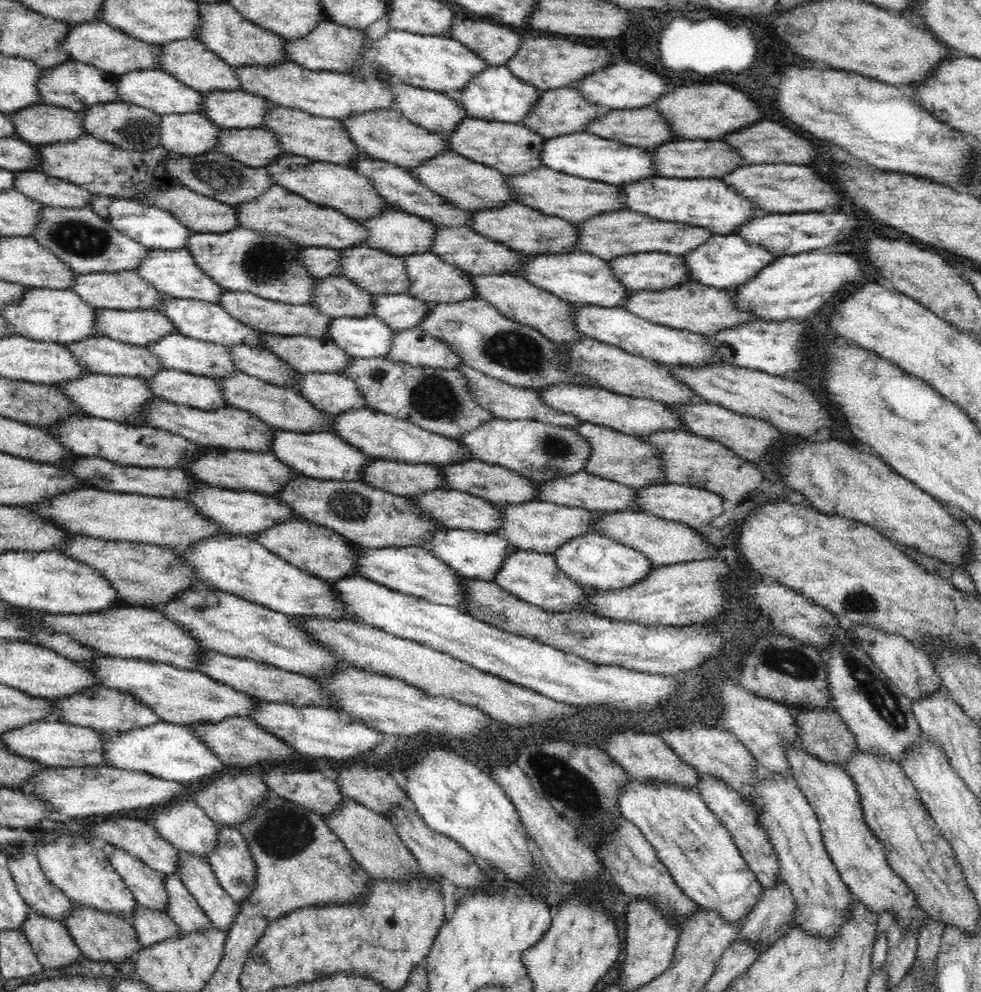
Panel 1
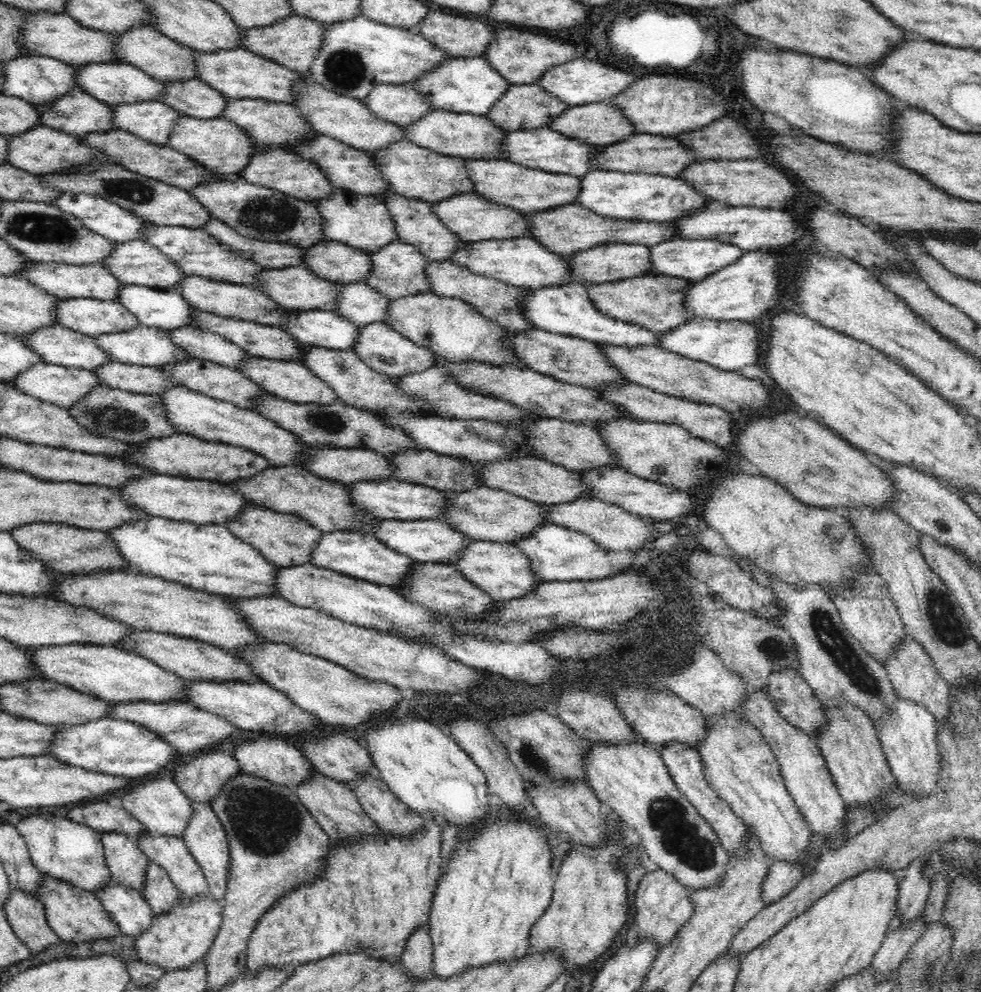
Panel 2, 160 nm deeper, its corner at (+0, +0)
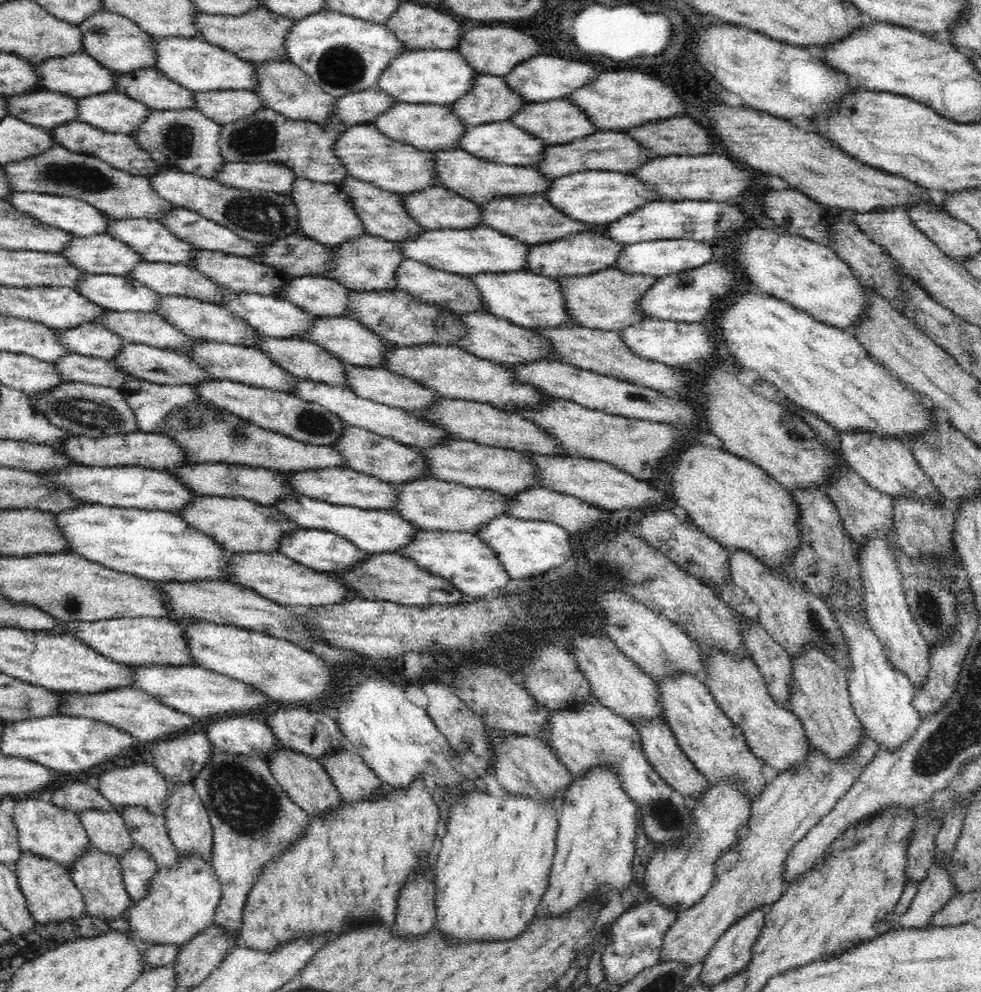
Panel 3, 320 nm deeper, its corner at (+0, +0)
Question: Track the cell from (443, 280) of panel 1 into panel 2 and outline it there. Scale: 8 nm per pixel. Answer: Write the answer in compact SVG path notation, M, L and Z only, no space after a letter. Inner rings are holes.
M396 240L368 255L371 269L363 283L376 292L380 292L390 299L431 292L431 284L425 271L429 260L414 245Z

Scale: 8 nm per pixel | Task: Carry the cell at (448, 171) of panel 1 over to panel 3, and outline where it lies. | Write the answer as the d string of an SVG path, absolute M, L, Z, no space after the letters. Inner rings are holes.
M371 123L353 124L343 133L337 134L337 139L333 144L333 151L337 159L343 164L346 172L348 172L348 177L371 183L387 191L403 195L422 190L430 185L440 186L440 183L438 183L438 172L435 172L433 167L433 154L431 151L420 150L410 144L407 145L398 140L392 140L385 134L382 134Z

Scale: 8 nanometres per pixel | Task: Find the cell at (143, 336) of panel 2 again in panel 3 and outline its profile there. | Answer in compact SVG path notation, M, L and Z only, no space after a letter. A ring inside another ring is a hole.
M82 323L69 329L54 329L61 345L72 353L112 360L128 343L101 324Z

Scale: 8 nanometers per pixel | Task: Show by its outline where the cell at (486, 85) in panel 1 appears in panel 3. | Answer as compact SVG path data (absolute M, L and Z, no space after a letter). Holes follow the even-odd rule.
M410 49L398 53L393 59L390 59L383 73L378 77L375 88L403 103L450 106L454 101L459 101L459 98L464 96L473 87L474 77L478 74L478 72L471 68L455 51L456 50Z

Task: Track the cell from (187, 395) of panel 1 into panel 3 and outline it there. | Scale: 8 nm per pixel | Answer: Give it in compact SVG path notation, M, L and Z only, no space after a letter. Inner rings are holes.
M70 353L52 363L64 381L85 383L94 386L120 389L128 380L138 380L130 374L122 373L113 362L103 358Z

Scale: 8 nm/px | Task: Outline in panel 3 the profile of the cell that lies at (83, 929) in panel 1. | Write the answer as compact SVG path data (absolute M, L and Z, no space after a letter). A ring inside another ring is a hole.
M22 851L20 860L12 868L16 872L18 885L25 896L26 904L32 919L36 924L58 924L68 920L78 920L80 916L88 914L83 903L83 896L74 885L68 870L60 864L51 862L48 858L37 856L36 853Z

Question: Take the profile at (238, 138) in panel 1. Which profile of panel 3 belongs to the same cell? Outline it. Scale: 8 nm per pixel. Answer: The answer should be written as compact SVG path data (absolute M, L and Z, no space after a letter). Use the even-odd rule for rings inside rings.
M180 109L180 110L153 110L139 124L139 127L128 134L135 140L135 143L145 150L152 160L158 164L166 166L173 171L182 171L206 179L216 178L219 168L225 163L219 151L219 136L221 125L214 122L211 118L204 116L199 110Z

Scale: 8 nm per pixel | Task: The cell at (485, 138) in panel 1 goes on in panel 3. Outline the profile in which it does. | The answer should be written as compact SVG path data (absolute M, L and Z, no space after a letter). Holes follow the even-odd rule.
M400 101L390 105L390 108L387 108L370 123L392 140L398 140L427 151L461 148L459 140L468 130L468 126L446 105L403 103Z

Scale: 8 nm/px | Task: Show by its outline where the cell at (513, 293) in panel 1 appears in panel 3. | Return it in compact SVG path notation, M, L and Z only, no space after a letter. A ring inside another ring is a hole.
M411 258L404 259L398 268L395 268L395 289L403 290L410 296L428 304L437 304L442 308L453 310L454 313L487 312L481 294L468 276L444 272Z

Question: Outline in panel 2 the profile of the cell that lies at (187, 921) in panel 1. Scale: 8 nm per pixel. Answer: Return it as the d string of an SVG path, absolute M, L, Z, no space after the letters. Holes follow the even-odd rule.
M150 861L146 866L146 886L144 886L143 897L149 902L154 914L172 912L180 895L179 889L172 883L166 870Z

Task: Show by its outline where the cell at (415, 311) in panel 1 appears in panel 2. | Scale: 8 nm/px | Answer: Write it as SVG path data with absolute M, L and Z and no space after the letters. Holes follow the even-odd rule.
M363 282L344 283L333 311L350 322L367 325L387 317L390 301Z

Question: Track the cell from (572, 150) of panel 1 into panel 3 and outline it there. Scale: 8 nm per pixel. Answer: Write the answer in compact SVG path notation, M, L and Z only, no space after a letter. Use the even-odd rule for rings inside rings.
M487 122L468 127L466 134L459 140L462 150L496 164L508 164L510 166L534 167L541 161L545 148L550 145L542 142L533 134L518 128L514 123Z

